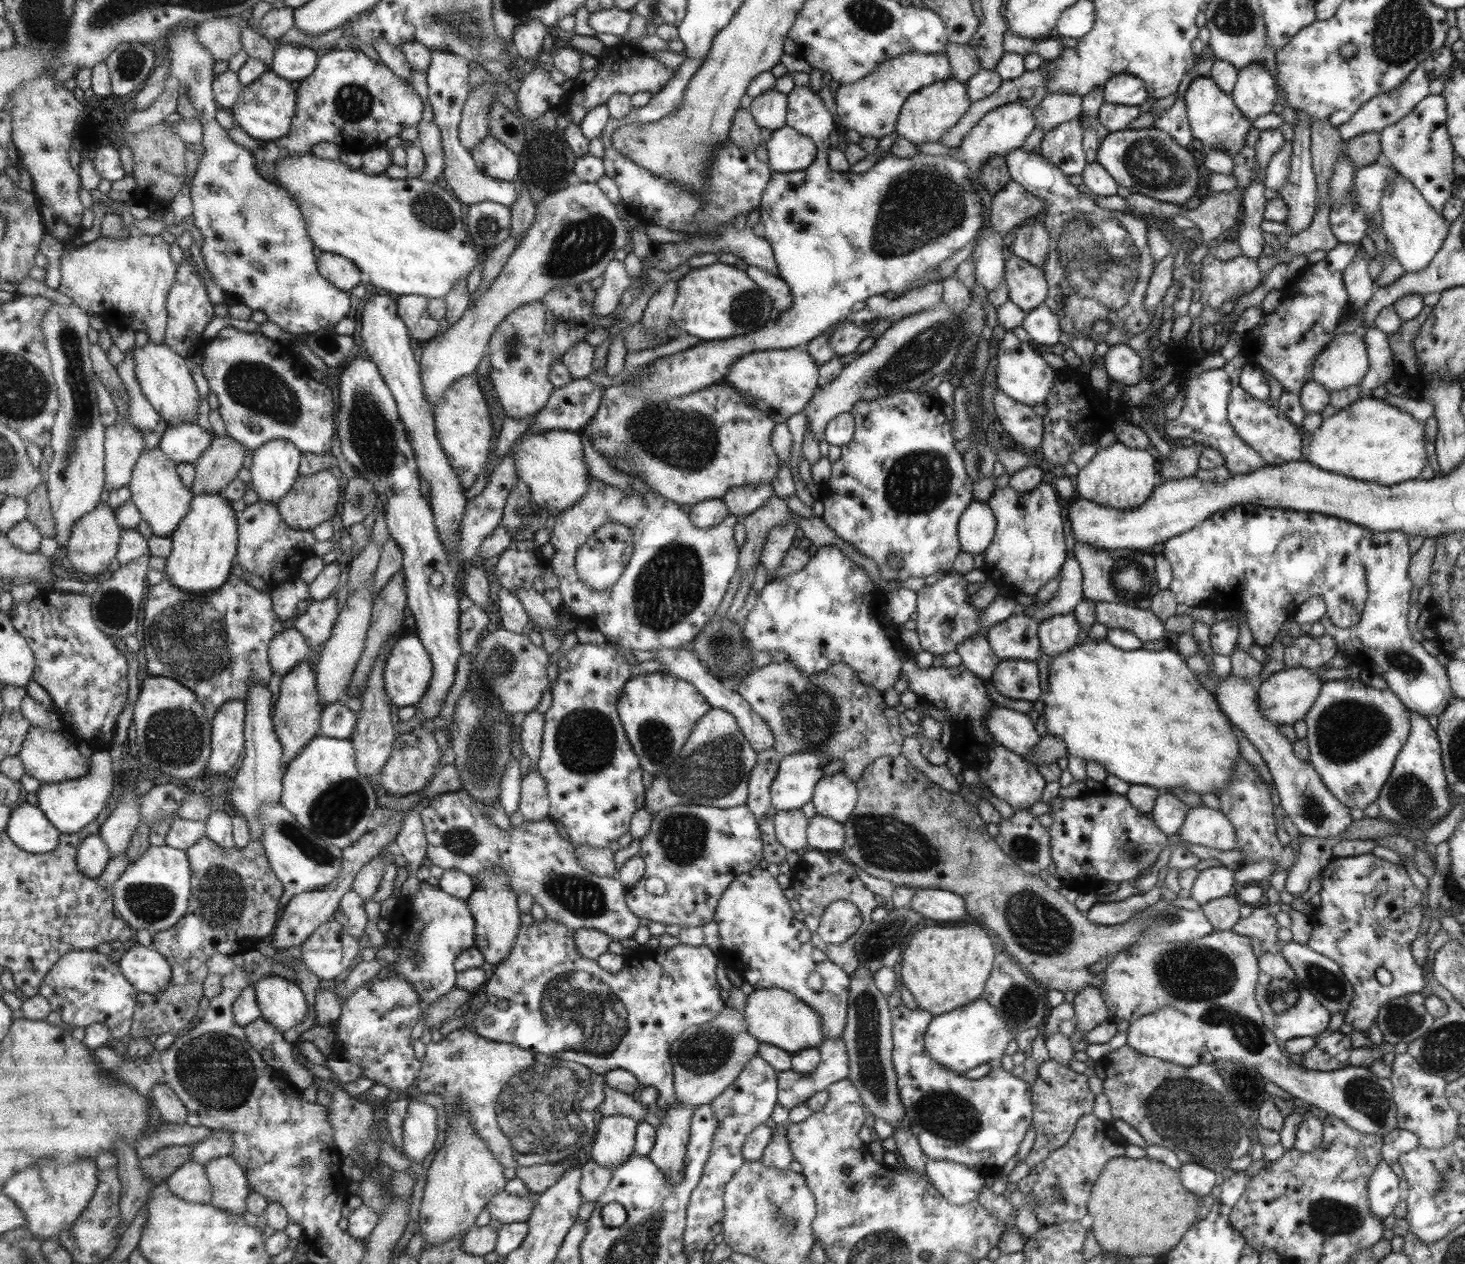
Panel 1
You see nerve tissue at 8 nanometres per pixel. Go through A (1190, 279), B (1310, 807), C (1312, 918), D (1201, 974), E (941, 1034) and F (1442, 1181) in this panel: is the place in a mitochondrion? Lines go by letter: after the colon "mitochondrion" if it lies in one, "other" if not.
A: other
B: mitochondrion
C: other
D: mitochondrion
E: other
F: mitochondrion

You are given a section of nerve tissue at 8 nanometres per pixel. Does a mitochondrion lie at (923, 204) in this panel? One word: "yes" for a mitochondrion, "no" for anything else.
yes

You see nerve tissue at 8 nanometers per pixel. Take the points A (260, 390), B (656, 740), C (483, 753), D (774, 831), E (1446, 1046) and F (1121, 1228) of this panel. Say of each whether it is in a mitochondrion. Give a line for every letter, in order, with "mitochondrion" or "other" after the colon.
A: mitochondrion
B: mitochondrion
C: mitochondrion
D: other
E: mitochondrion
F: other

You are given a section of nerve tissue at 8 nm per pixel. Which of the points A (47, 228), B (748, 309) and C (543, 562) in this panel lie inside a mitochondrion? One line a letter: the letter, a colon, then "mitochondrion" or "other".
A: other
B: mitochondrion
C: other

